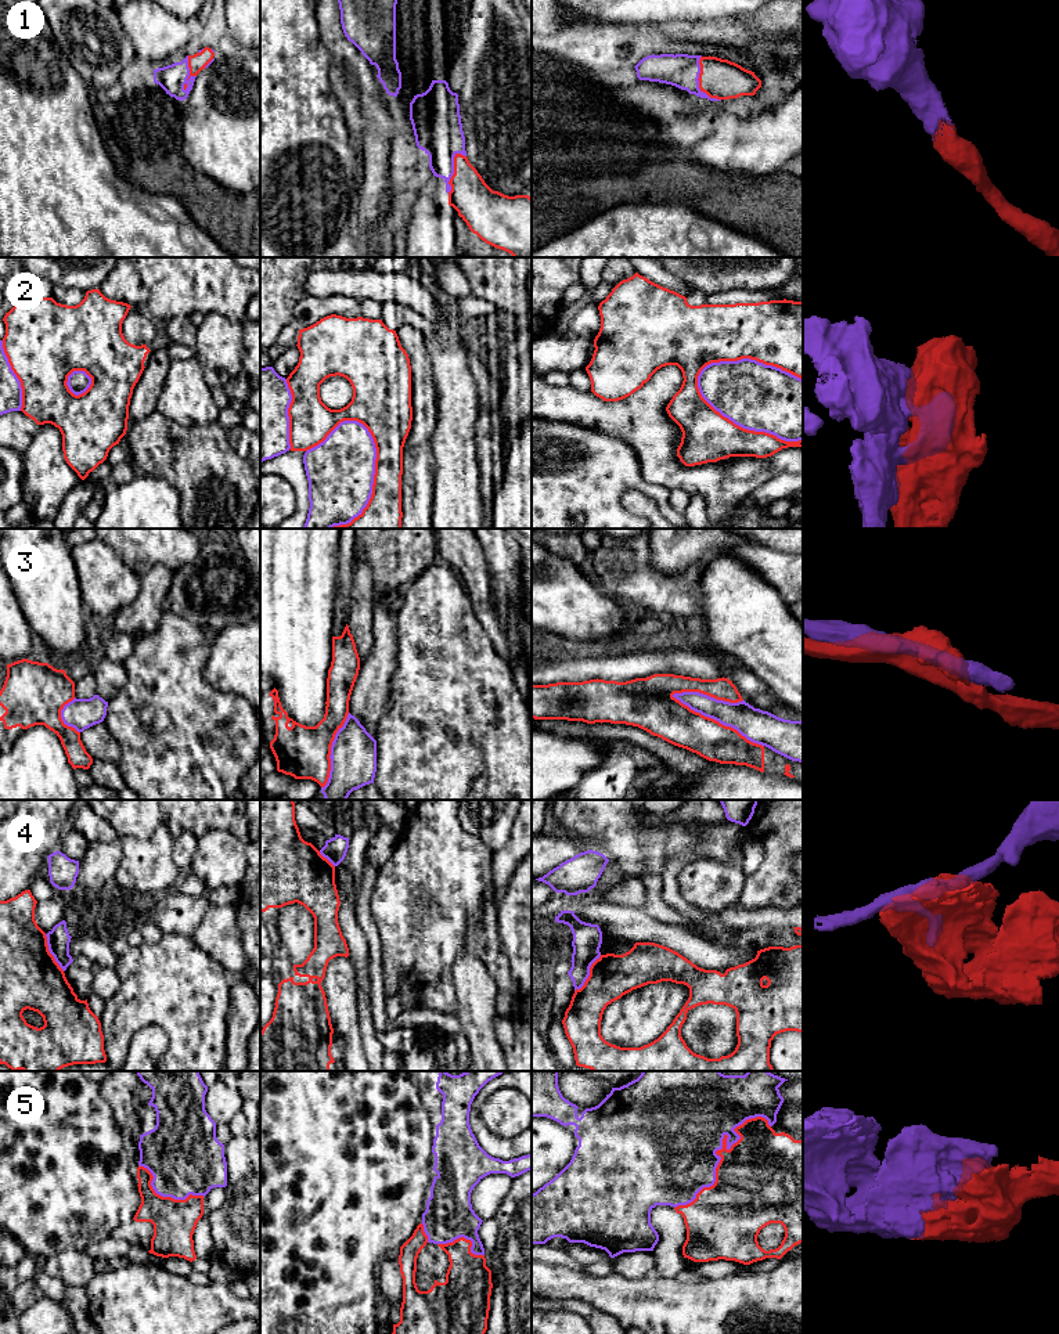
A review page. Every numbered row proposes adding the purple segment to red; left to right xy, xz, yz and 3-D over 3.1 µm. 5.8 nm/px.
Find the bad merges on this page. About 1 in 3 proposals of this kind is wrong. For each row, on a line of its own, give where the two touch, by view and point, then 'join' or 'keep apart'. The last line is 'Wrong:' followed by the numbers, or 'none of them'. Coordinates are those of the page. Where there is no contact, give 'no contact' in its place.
1: contact yz (699, 82); join
2: contact yz (739, 426); keep apart
3: contact yz (717, 721); keep apart
4: contact yz (590, 974); keep apart
5: contact yz (721, 1149); join
Wrong: 2, 3, 4

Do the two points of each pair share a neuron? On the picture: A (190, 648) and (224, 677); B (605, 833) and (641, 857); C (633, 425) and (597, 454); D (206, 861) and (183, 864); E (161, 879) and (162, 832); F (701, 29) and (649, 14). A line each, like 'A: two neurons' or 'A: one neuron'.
A: two neurons
B: one neuron
C: two neurons
D: two neurons
E: one neuron
F: two neurons

